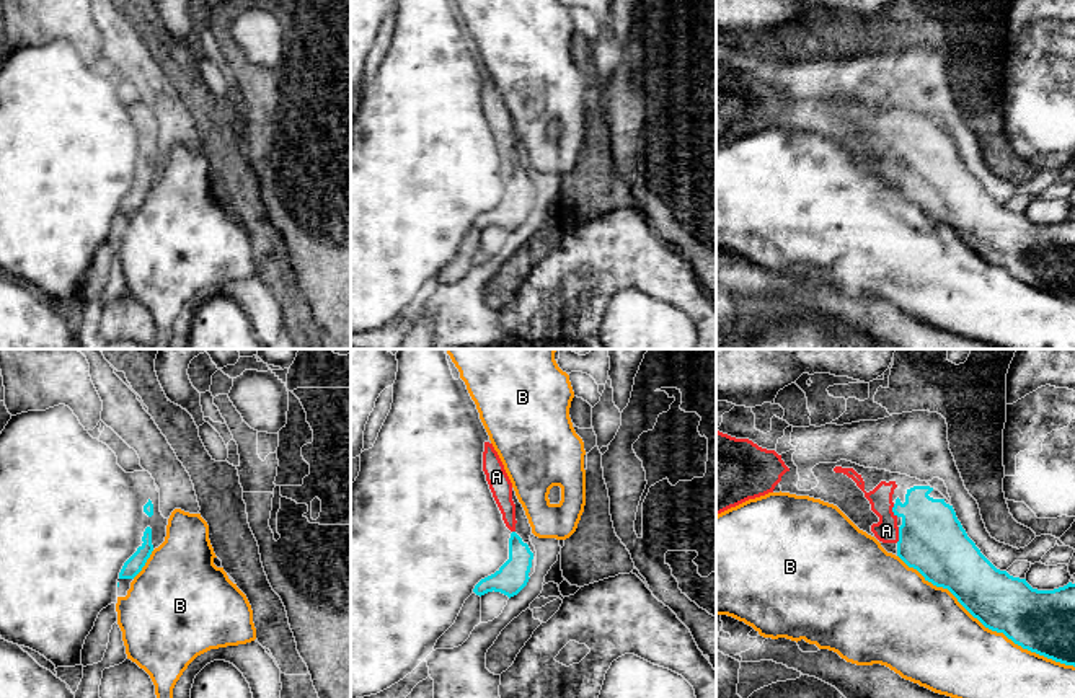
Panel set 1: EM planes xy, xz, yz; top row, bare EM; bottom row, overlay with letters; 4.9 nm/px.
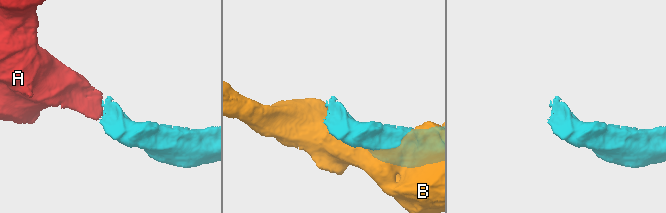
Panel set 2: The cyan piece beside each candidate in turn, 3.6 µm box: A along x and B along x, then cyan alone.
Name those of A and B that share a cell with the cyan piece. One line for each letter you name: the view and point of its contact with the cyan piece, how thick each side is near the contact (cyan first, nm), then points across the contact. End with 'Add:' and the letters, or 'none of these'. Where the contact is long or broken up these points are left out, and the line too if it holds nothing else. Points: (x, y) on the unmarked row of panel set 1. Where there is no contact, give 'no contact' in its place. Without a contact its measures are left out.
A: meets cyan in yz at (899, 170); 320 nm thick on the cyan side, 120 nm on the other; runs through yz (932, 175), (899, 170), (886, 165)
Add: A

